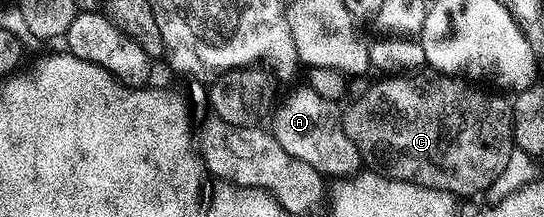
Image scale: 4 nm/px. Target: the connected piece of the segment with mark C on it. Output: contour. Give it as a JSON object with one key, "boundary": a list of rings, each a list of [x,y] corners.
{"boundary":[[[434,71],[391,75],[369,86],[347,110],[342,110],[343,130],[359,152],[360,162],[372,173],[393,180],[416,182],[422,188],[449,192],[456,199],[475,197],[478,193],[483,195],[501,175],[516,147],[511,101],[494,92],[483,94],[479,89],[482,88],[466,80]]]}

